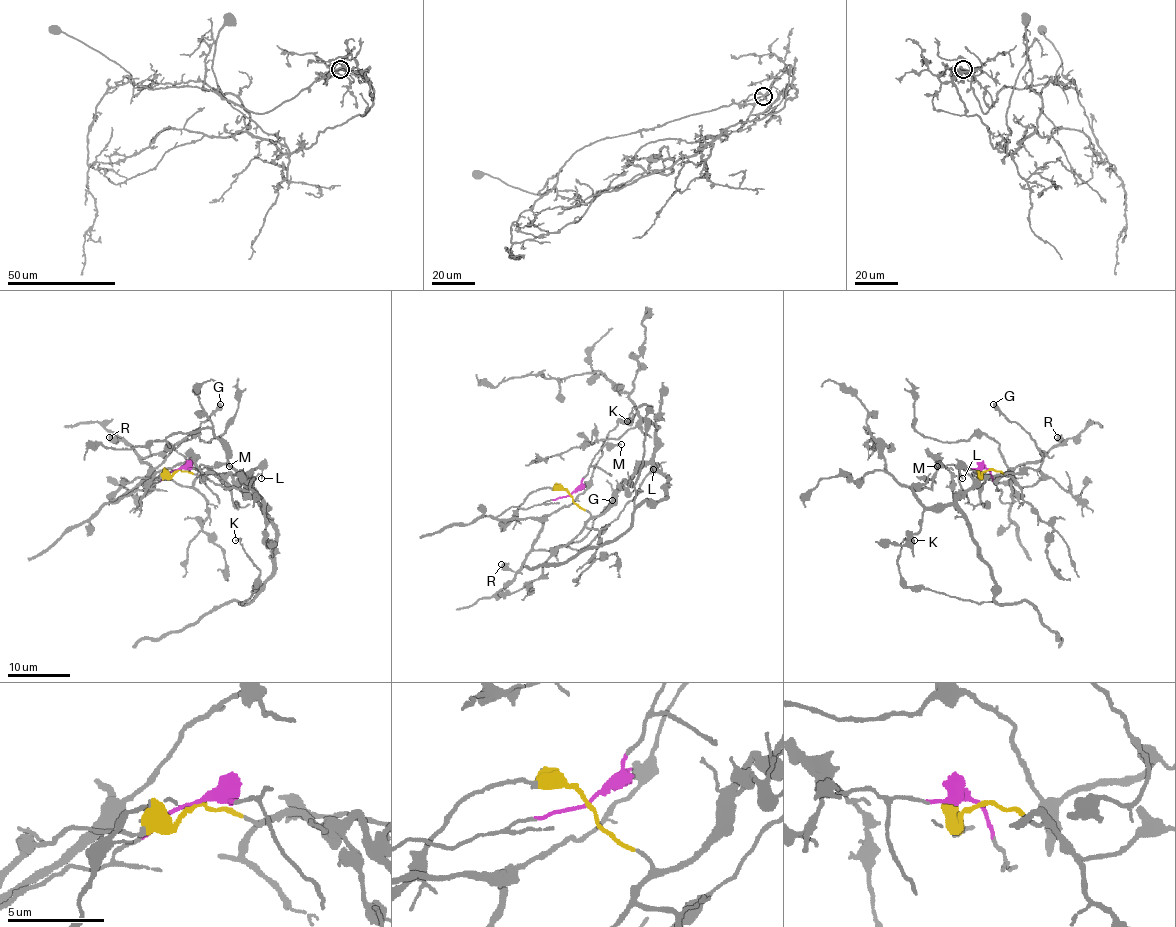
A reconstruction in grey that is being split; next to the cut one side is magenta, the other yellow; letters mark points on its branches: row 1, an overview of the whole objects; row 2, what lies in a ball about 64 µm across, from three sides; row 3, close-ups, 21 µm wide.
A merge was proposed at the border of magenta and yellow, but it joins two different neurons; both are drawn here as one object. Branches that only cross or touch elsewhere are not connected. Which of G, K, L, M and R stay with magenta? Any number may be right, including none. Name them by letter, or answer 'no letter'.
G, L, M, R

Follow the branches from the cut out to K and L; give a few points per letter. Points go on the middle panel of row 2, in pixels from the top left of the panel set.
K: (570, 496), (598, 516), (650, 464), (668, 478), (666, 496), (635, 504), (652, 406), (633, 408), (627, 420)
L: (570, 496), (510, 507), (498, 518), (537, 518), (542, 526), (534, 549), (581, 549), (653, 469)

